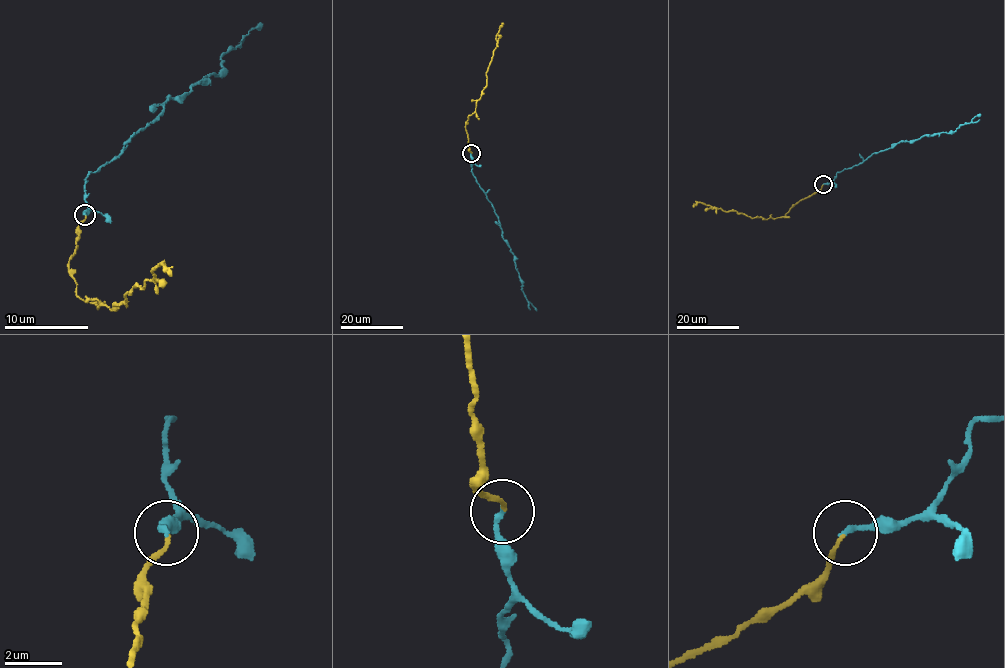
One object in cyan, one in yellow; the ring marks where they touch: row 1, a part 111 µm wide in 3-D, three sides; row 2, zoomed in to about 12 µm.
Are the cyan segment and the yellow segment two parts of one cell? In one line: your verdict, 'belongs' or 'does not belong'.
belongs

